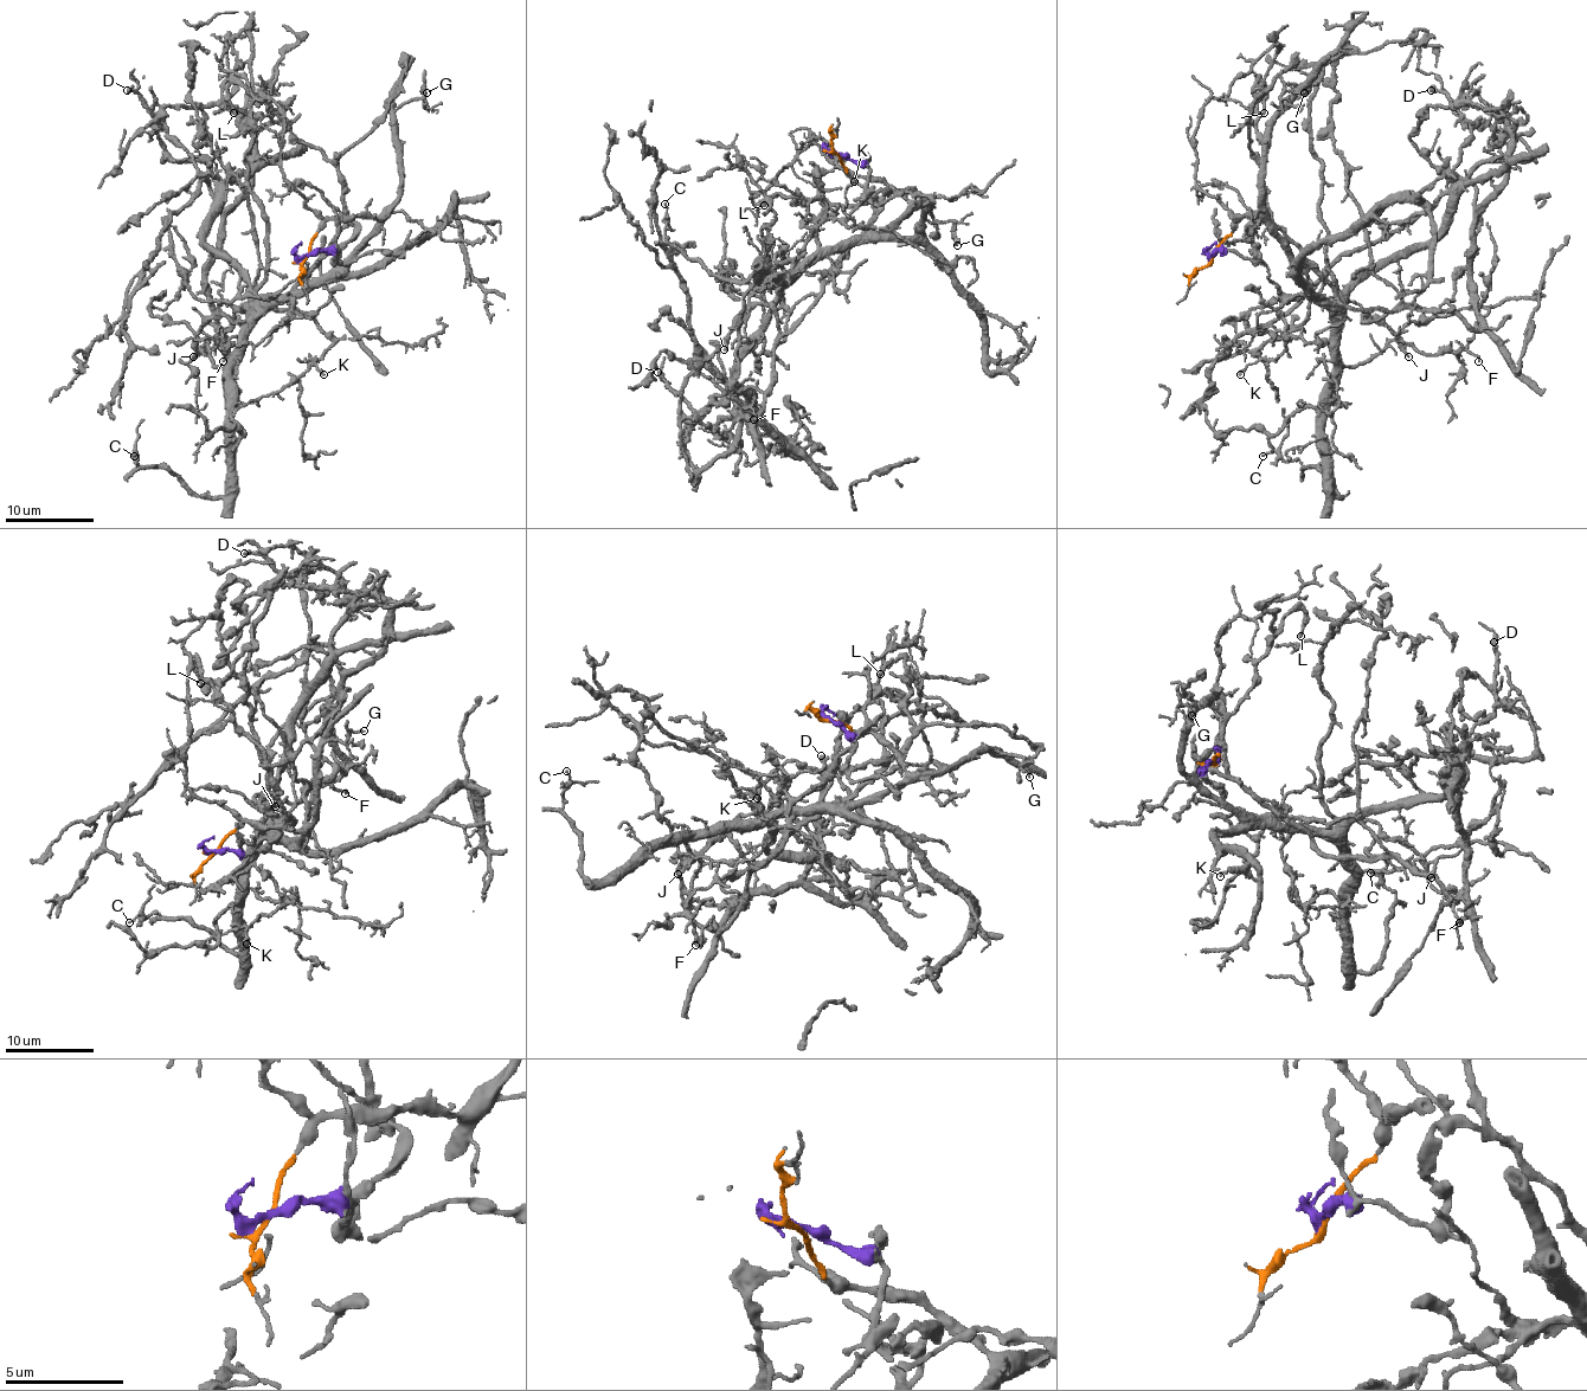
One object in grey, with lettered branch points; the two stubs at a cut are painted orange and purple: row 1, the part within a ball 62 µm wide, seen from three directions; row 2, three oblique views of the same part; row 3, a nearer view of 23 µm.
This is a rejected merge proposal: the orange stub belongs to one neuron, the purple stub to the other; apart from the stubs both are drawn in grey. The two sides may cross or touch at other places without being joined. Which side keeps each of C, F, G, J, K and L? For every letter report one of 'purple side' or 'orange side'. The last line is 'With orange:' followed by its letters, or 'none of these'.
C: orange side
F: orange side
G: orange side
J: purple side
K: orange side
L: purple side
With orange: C, F, G, K

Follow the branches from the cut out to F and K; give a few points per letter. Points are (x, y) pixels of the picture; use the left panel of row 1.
F: (304, 258), (329, 219), (377, 221), (224, 366), (209, 340), (201, 353), (224, 361)
K: (304, 258), (329, 219), (373, 217), (377, 223), (329, 271), (287, 294), (333, 345), (314, 360), (325, 375)

